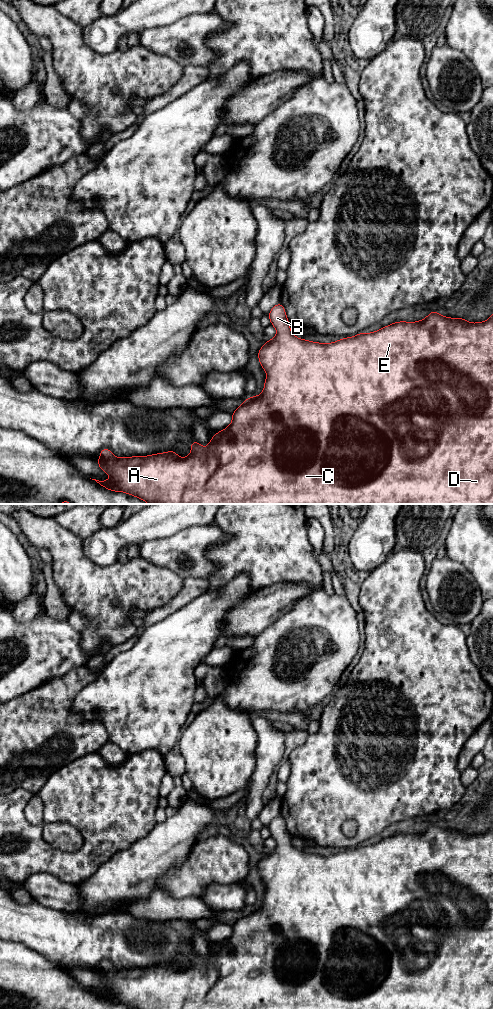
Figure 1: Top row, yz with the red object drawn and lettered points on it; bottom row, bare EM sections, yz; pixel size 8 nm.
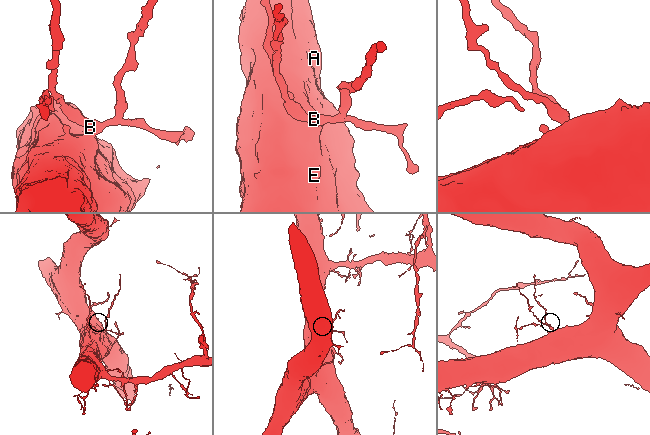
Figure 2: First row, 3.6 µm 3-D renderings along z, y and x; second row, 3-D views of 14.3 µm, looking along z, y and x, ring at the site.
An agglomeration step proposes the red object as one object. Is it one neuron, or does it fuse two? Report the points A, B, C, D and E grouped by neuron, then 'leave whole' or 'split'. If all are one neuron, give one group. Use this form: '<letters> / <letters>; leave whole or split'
A B C D E; leave whole

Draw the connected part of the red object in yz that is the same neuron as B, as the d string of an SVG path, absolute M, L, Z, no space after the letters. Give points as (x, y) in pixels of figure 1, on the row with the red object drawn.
M281 303L276 304L268 313L271 324L278 332L258 351L258 359L267 374L264 390L259 396L245 399L232 415L232 423L224 430L216 432L204 448L196 440L191 443L191 452L187 457L179 458L175 451L157 453L148 456L115 457L110 449L101 449L100 457L96 461L102 471L110 475L111 480L95 480L101 486L113 492L121 491L138 497L148 504L493 504L493 314L483 322L470 323L463 318L449 318L441 316L434 309L427 317L417 322L394 322L372 333L359 333L356 336L342 338L329 344L317 343L297 338L290 330L290 323L286 317L285 308Z

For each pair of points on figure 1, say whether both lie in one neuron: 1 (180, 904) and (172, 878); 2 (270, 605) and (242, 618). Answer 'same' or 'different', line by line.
1: different
2: same

